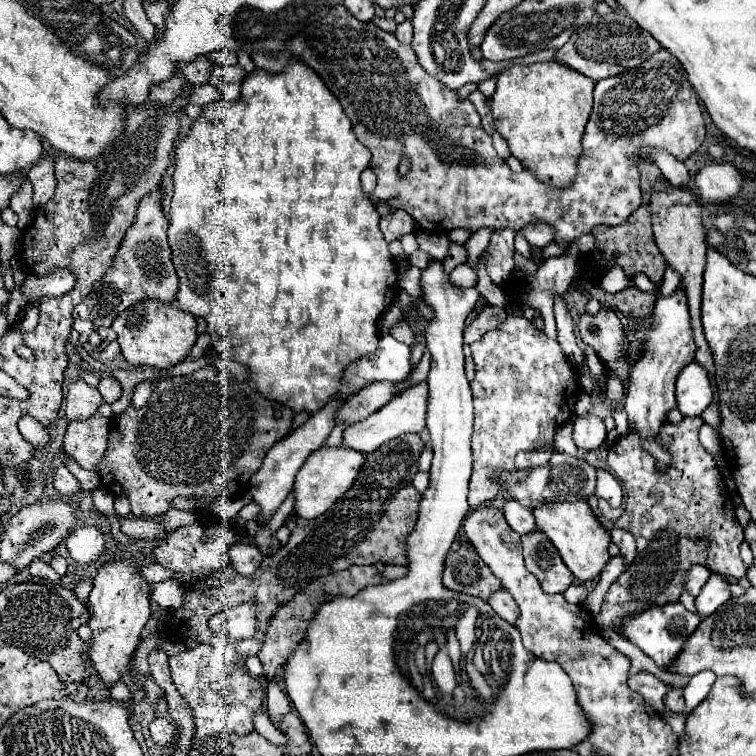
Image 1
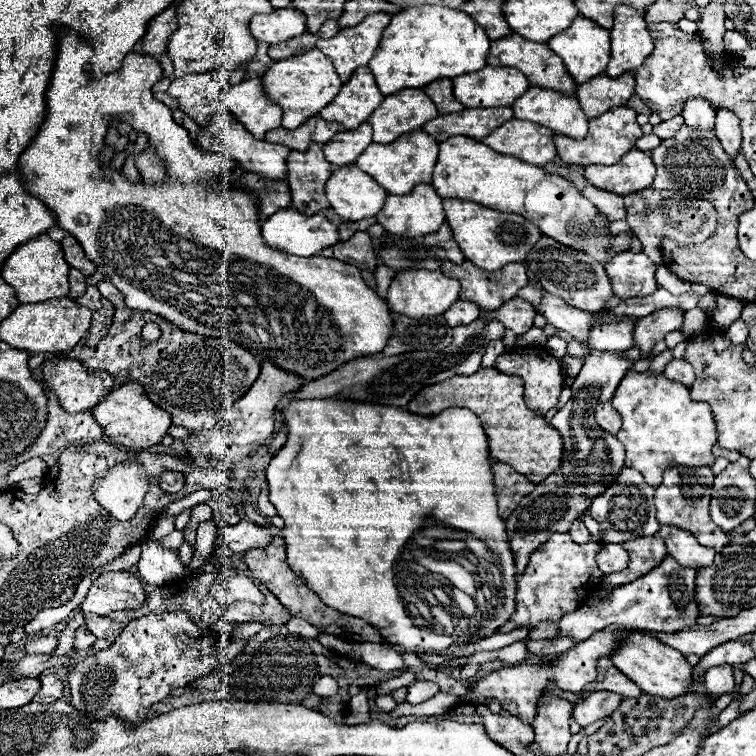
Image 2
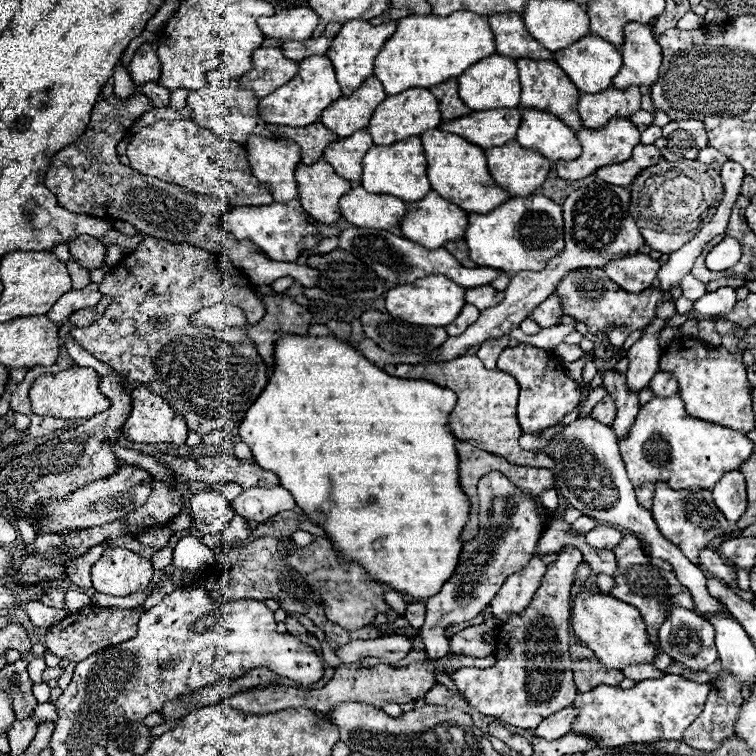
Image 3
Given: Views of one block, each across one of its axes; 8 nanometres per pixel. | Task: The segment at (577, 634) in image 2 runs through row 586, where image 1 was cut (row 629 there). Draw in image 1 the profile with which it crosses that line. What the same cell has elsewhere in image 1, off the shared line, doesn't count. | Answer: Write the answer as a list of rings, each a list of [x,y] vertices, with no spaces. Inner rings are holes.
[[[674,602],[668,606],[654,606],[652,610],[644,610],[644,614],[636,614],[636,618],[624,618],[624,622],[616,622],[616,626],[620,626],[622,638],[636,644],[660,668],[668,668],[676,660],[678,652],[682,650],[690,634],[696,630],[700,620],[702,618],[698,614],[692,614],[680,602]]]

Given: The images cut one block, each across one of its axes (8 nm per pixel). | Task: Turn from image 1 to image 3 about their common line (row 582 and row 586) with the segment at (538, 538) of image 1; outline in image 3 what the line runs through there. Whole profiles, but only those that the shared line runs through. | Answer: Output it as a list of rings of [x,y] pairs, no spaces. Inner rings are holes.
[[[566,546],[560,550],[558,560],[548,566],[540,588],[536,590],[530,606],[522,612],[512,616],[508,622],[502,624],[500,634],[496,638],[496,666],[488,670],[478,670],[478,668],[464,668],[450,678],[458,686],[458,690],[466,696],[466,700],[484,716],[500,718],[506,724],[534,730],[546,716],[552,716],[554,712],[572,706],[576,698],[576,686],[572,680],[572,670],[570,670],[570,588],[572,588],[572,576],[576,568],[582,564],[582,554],[580,550]]]

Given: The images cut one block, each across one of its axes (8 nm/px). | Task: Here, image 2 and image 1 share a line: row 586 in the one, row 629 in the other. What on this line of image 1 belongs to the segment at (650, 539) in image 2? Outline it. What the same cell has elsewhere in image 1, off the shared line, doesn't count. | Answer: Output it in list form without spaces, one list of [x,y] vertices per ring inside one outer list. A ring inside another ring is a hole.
[[[700,416],[684,418],[680,424],[664,422],[656,436],[656,442],[672,454],[672,462],[664,472],[658,472],[656,460],[642,450],[634,430],[626,432],[610,446],[608,468],[626,490],[626,508],[614,524],[606,520],[600,510],[594,510],[594,514],[608,530],[618,526],[632,532],[638,542],[638,554],[632,566],[628,566],[606,592],[602,610],[596,616],[600,628],[616,630],[614,622],[618,618],[642,612],[650,606],[678,602],[684,592],[686,572],[696,564],[706,566],[712,574],[736,580],[746,576],[746,566],[738,550],[744,542],[744,530],[736,520],[734,504],[714,458],[698,440],[702,422]]]

